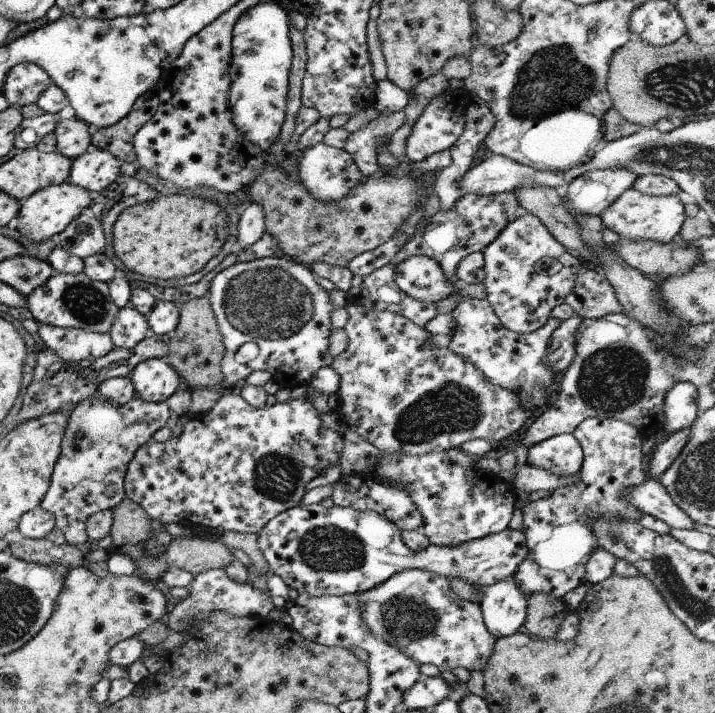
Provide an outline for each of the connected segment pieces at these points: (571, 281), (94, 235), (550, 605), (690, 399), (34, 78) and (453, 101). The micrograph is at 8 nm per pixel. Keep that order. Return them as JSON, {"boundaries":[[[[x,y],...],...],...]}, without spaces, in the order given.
{"boundaries":[[[[521,213],[511,220],[505,229],[485,248],[482,255],[483,286],[485,299],[500,325],[516,334],[531,333],[542,328],[550,318],[551,309],[564,303],[565,296],[573,289],[581,260],[567,252],[531,214]]],[[[86,207],[67,227],[51,238],[55,247],[83,260],[100,253],[105,245],[104,235],[91,210]]],[[[531,593],[526,598],[526,616],[521,629],[537,639],[554,639],[568,613],[563,599]]],[[[675,383],[665,394],[661,429],[669,437],[688,428],[698,416],[698,395],[693,384]]],[[[24,61],[7,72],[1,94],[9,106],[20,108],[35,103],[50,85],[49,76],[39,65]]],[[[445,90],[445,92],[431,99],[413,124],[410,136],[407,136],[404,151],[406,160],[409,160],[411,163],[417,163],[433,154],[451,148],[463,131],[464,112],[468,105],[467,99],[468,92],[455,90]]]]}

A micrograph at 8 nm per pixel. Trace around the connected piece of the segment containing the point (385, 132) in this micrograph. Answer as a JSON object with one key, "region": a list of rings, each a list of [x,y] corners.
{"region":[[[403,112],[379,115],[356,132],[349,133],[345,140],[344,152],[354,161],[363,179],[378,175],[376,154],[404,122]]]}

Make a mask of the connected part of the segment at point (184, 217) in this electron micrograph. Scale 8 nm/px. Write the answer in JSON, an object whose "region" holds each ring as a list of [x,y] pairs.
{"region":[[[173,194],[170,196],[156,196],[154,200],[143,202],[123,210],[112,227],[113,252],[131,272],[149,278],[179,279],[201,270],[203,266],[226,242],[226,215],[215,205],[201,198]]]}

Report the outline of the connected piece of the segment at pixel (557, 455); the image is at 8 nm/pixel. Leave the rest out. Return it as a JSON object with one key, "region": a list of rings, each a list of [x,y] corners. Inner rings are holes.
{"region":[[[562,433],[529,447],[526,462],[558,476],[573,475],[582,466],[582,451],[571,433]]]}

